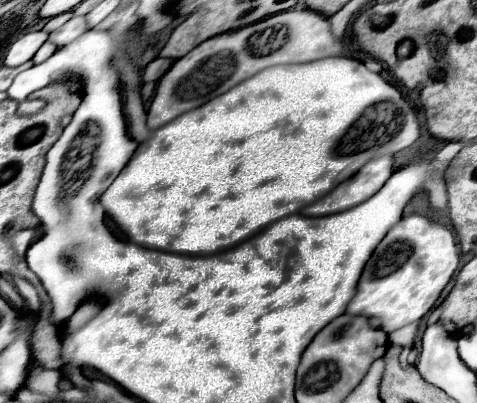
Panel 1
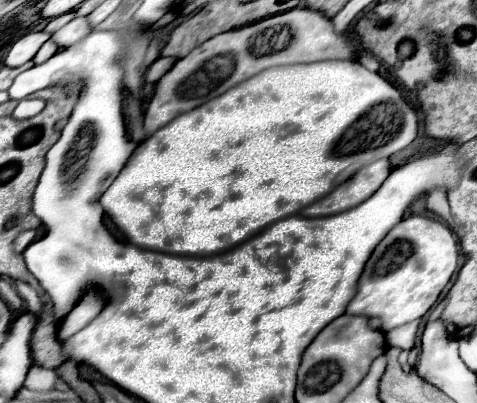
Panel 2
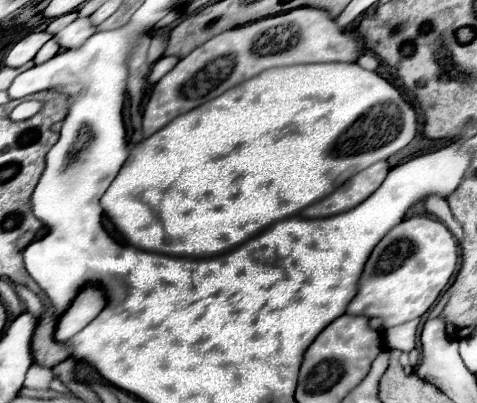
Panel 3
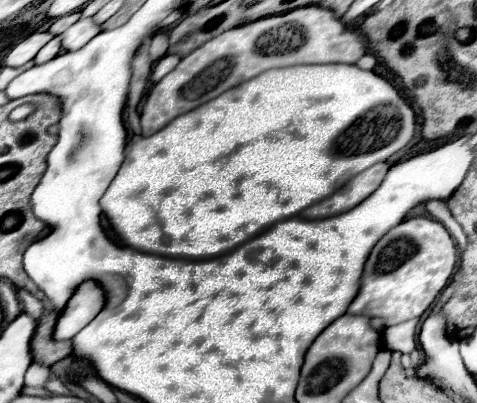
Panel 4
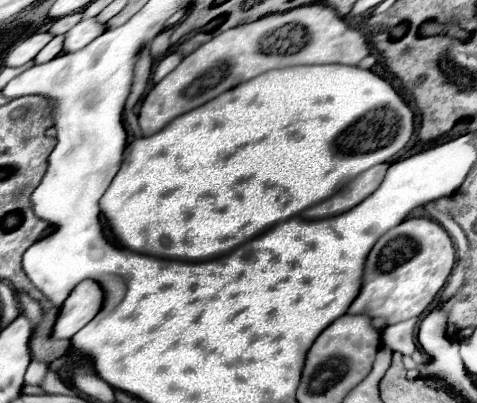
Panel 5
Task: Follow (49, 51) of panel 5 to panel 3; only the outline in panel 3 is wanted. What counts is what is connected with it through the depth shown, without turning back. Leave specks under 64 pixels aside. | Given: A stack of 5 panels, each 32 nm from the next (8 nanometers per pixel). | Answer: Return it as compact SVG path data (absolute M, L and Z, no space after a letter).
M48 40L48 42L38 50L38 54L36 54L36 58L34 58L34 64L42 64L42 62L50 60L52 56L56 56L58 50L60 50L58 42L56 42L56 40Z

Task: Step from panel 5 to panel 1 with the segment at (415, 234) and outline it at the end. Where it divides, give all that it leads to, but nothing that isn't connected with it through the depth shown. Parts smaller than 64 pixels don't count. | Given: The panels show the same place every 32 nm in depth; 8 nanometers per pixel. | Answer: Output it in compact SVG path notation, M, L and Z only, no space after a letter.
M410 214L396 222L382 242L372 252L358 282L358 292L350 300L346 312L360 316L376 316L382 320L386 334L420 320L450 282L460 262L454 232L444 224L432 222L426 216Z

